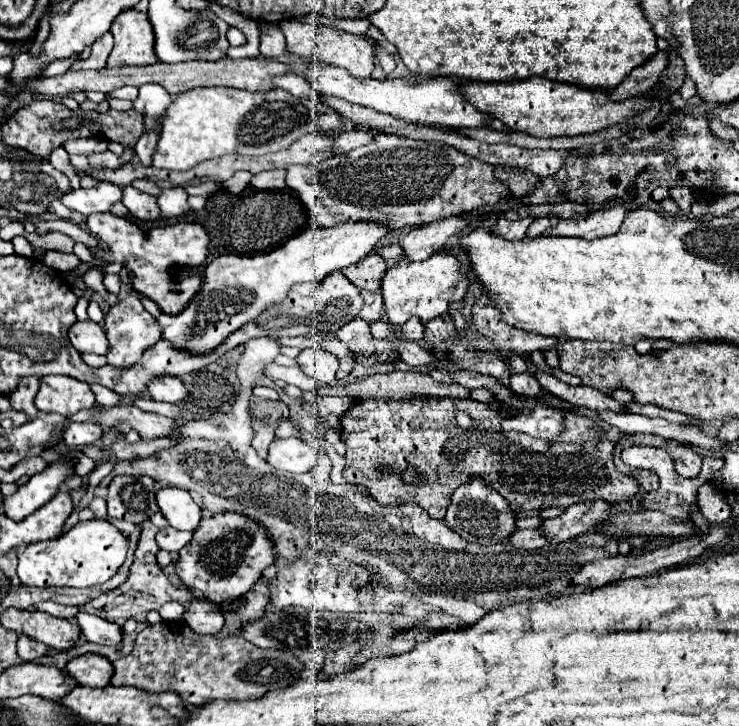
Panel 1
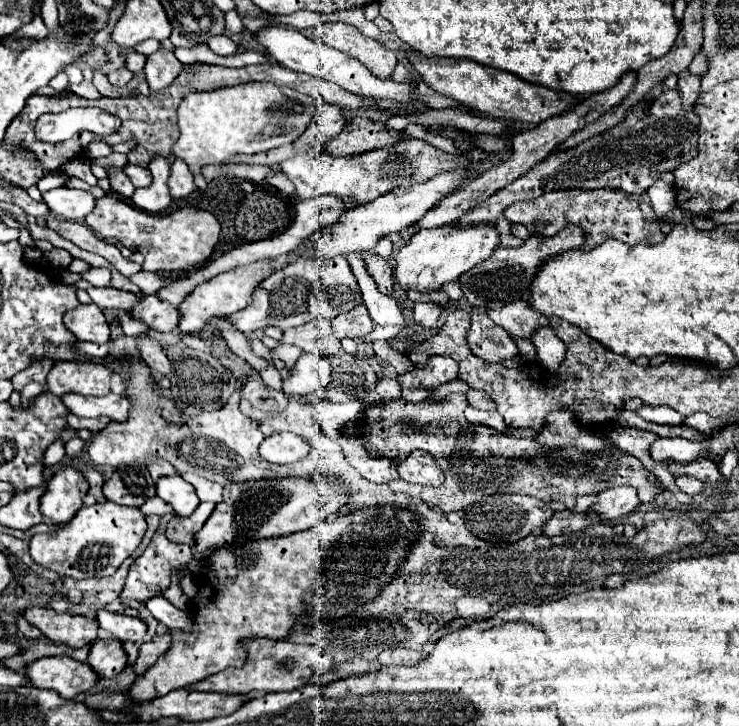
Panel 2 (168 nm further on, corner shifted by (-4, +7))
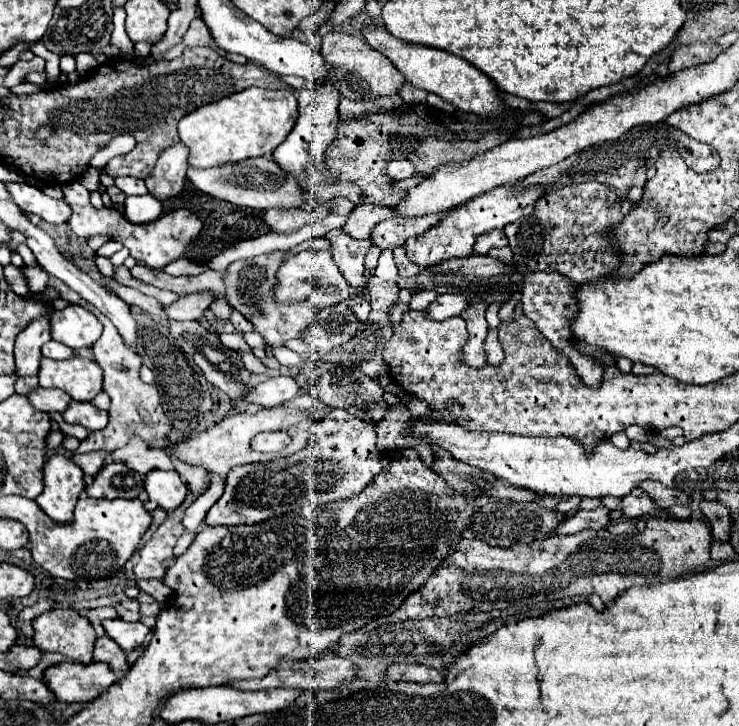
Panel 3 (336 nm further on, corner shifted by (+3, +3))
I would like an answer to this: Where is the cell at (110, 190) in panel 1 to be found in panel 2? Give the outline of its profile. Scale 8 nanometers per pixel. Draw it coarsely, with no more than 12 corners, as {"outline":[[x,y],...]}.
{"outline":[[60,187],[42,197],[54,215],[84,221],[96,197]]}

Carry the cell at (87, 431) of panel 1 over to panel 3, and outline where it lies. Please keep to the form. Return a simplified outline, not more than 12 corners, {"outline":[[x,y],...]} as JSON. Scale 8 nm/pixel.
{"outline":[[69,403],[65,423],[79,423],[89,433],[107,425],[107,411],[91,403]]}

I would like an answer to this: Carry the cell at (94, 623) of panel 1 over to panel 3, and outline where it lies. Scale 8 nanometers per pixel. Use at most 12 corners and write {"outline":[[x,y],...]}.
{"outline":[[103,621],[123,651],[139,649],[151,631],[141,621]]}

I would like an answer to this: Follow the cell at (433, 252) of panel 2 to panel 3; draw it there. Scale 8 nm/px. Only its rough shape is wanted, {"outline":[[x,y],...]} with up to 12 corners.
{"outline":[[497,187],[409,239],[419,267],[469,257],[475,237],[533,213],[547,187]]}

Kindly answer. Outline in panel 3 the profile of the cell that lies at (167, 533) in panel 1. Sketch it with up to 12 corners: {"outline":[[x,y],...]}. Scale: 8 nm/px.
{"outline":[[223,481],[209,489],[185,511],[185,529],[195,531],[225,489]]}

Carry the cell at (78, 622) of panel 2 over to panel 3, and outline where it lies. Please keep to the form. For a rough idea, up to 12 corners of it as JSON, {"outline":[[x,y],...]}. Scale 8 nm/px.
{"outline":[[73,609],[33,621],[33,645],[93,663],[97,635]]}

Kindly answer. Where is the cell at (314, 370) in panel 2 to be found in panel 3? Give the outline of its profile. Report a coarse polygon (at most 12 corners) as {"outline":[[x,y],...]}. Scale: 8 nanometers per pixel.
{"outline":[[271,377],[241,397],[273,409],[299,393],[291,377]]}

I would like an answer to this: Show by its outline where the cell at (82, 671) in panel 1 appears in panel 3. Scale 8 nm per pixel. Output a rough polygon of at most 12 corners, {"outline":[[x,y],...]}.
{"outline":[[109,635],[97,639],[93,661],[129,669],[125,651]]}

